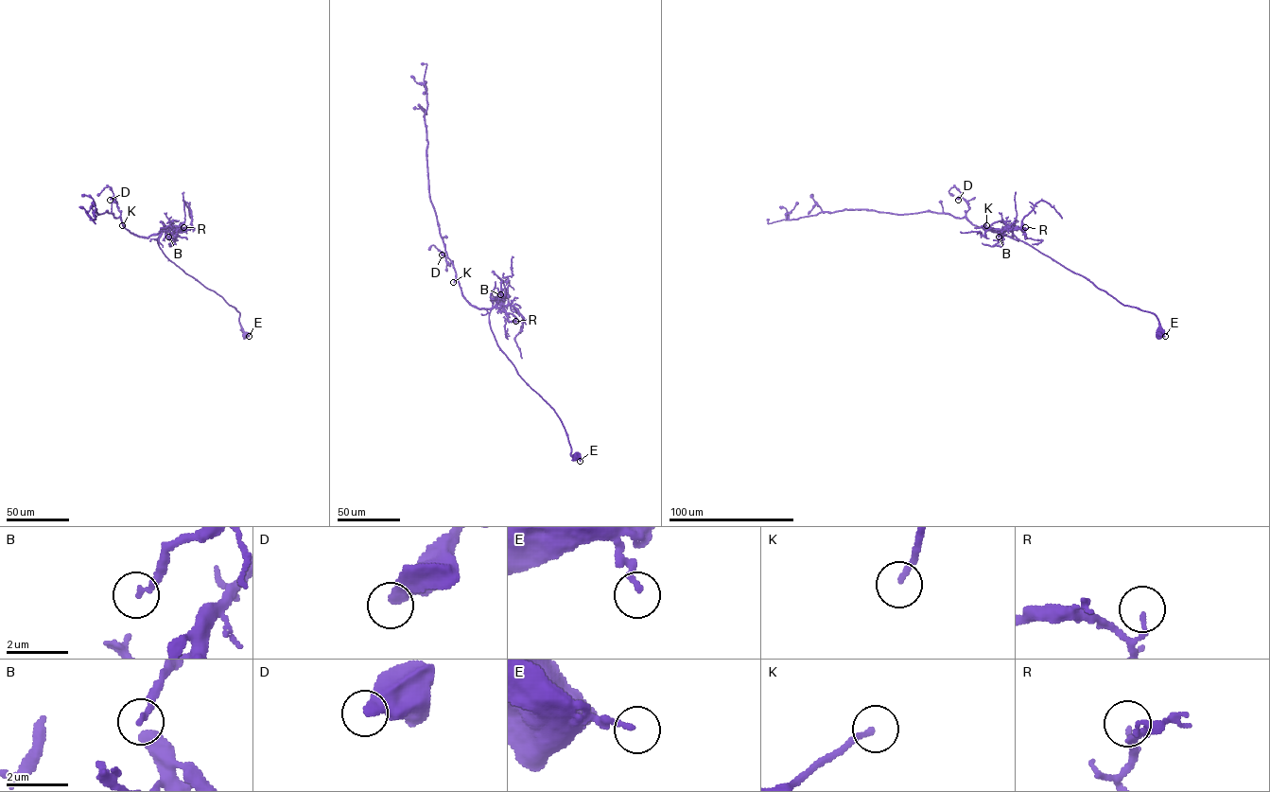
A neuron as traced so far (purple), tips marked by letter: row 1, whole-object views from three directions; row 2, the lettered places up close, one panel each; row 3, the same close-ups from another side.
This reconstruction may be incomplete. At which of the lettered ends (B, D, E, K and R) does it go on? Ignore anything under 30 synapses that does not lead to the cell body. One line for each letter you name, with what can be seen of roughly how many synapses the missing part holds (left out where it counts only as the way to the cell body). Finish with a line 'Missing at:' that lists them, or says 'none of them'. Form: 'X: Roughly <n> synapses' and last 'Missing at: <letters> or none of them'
K: Roughly 40 synapses
Missing at: K

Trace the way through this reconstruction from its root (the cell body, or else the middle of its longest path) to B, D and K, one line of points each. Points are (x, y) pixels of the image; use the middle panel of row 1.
B: (576, 456), (570, 454), (567, 434), (557, 413), (521, 377), (497, 343), (489, 313), (501, 303), (500, 294)
D: (576, 456), (557, 413), (497, 344), (490, 309), (465, 299), (452, 262), (442, 255)
K: (576, 456), (570, 454), (557, 413), (497, 344), (490, 309), (472, 306), (459, 281), (453, 282)

